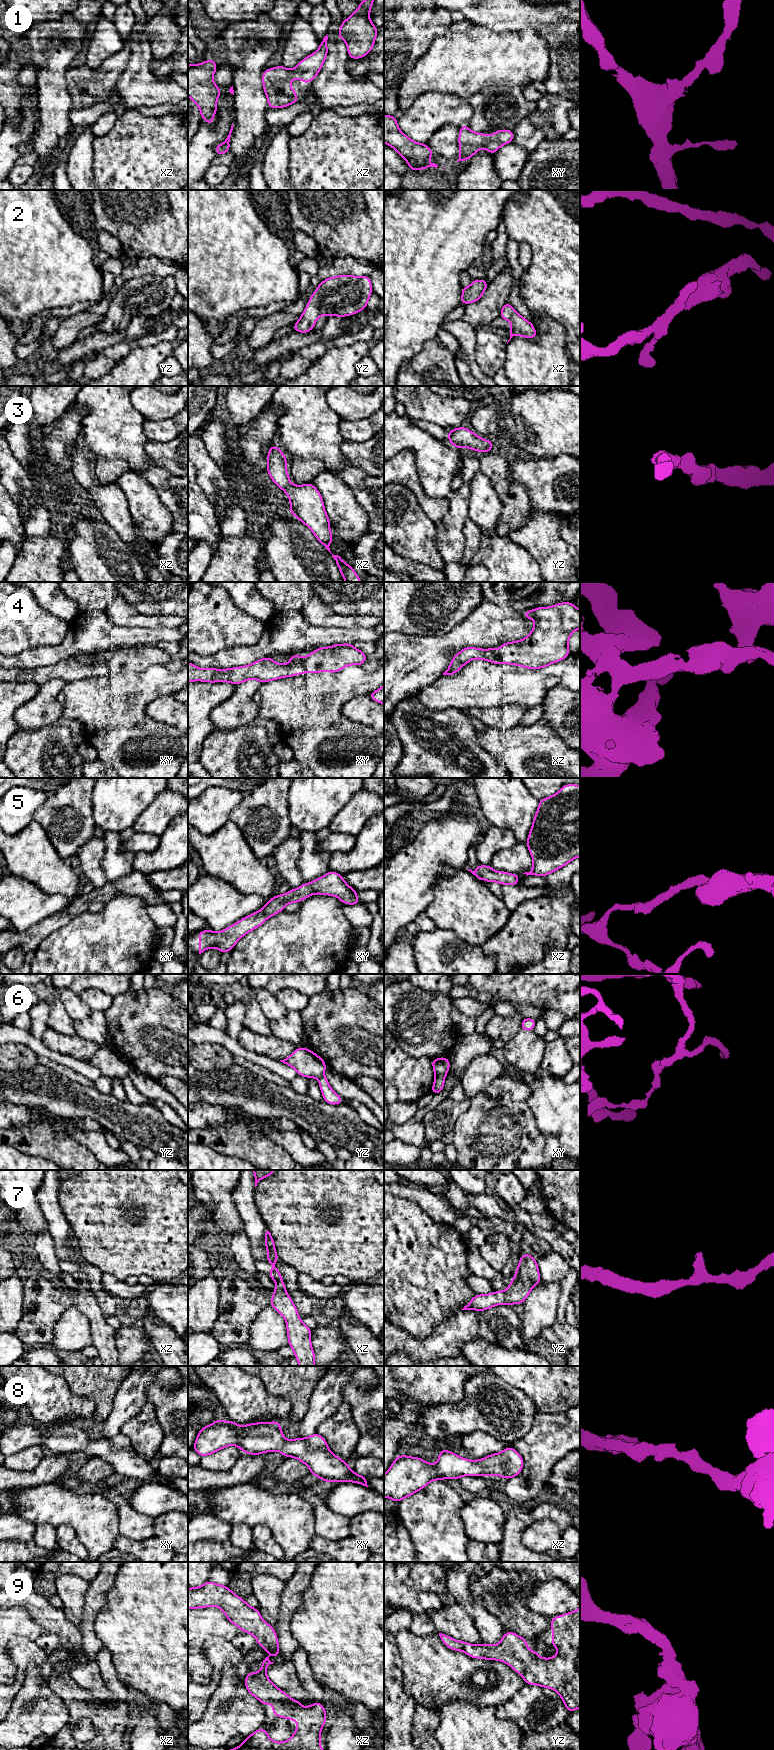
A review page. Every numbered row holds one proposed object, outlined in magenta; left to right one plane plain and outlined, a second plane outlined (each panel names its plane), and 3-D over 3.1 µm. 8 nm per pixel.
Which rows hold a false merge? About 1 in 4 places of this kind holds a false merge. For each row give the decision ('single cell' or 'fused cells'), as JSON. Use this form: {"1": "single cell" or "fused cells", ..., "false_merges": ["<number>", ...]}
{"1": "single cell", "2": "single cell", "3": "single cell", "4": "single cell", "5": "single cell", "6": "single cell", "7": "single cell", "8": "single cell", "9": "single cell", "false_merges": []}

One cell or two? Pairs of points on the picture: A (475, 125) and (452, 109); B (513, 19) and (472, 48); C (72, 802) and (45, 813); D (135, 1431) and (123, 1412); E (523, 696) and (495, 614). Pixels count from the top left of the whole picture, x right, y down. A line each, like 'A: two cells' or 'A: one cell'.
A: two cells
B: two cells
C: one cell
D: two cells
E: two cells

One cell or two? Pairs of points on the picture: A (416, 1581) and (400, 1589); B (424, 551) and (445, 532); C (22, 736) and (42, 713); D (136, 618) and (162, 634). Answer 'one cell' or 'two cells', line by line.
A: two cells
B: two cells
C: two cells
D: two cells

